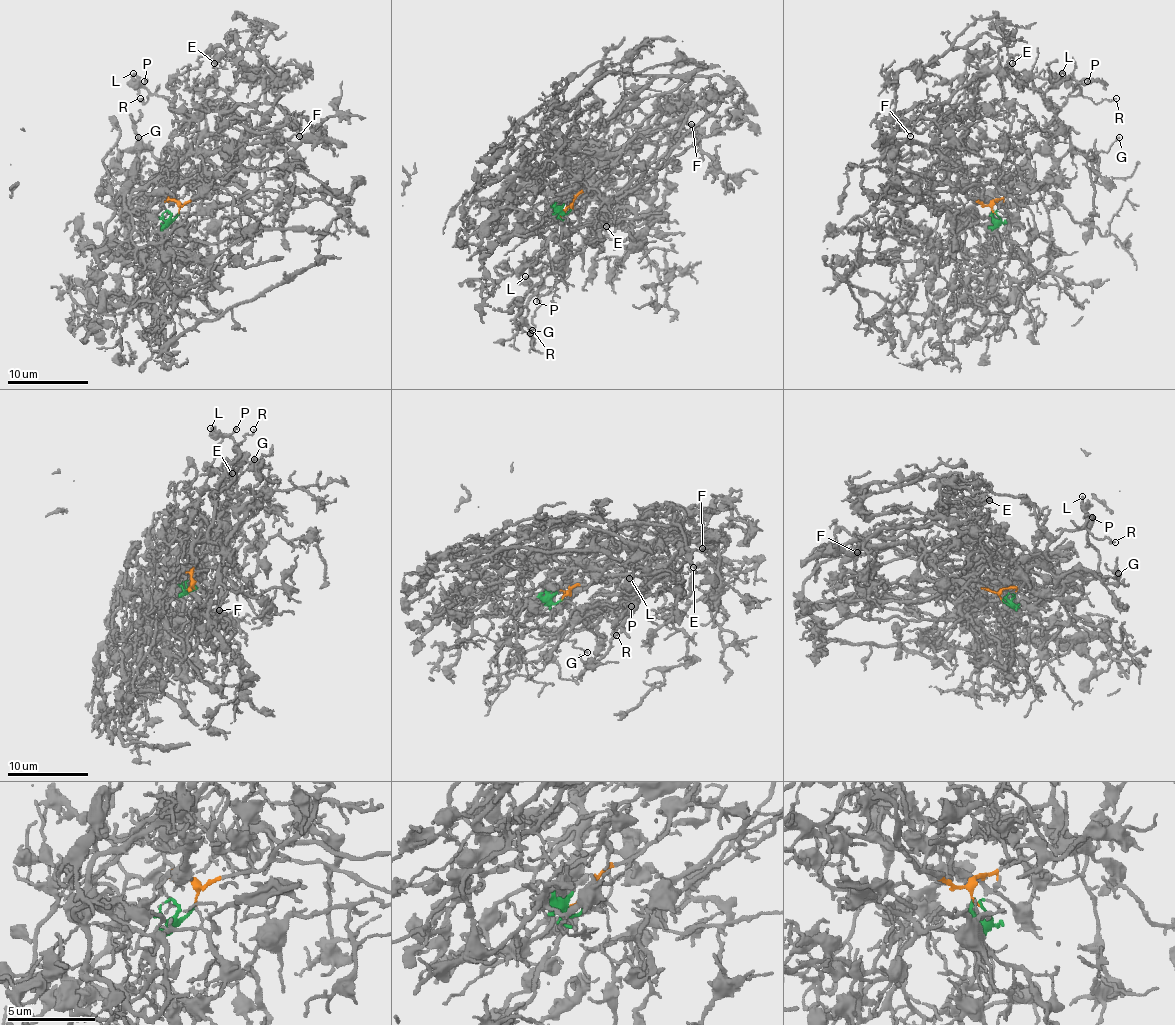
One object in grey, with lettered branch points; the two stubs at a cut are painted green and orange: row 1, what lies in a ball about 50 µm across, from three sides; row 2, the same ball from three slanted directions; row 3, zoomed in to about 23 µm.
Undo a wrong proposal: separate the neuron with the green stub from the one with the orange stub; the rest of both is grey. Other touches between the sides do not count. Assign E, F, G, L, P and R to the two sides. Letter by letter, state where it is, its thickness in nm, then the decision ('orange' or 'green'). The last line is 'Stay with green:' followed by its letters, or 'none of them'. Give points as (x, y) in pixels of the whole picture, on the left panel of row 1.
E: (214, 63) | 100 nm | green
F: (299, 136) | 90 nm | green
G: (138, 137) | 130 nm | orange
L: (133, 73) | 160 nm | orange
P: (144, 81) | 120 nm | orange
R: (140, 98) | 100 nm | orange
Stay with green: E, F

